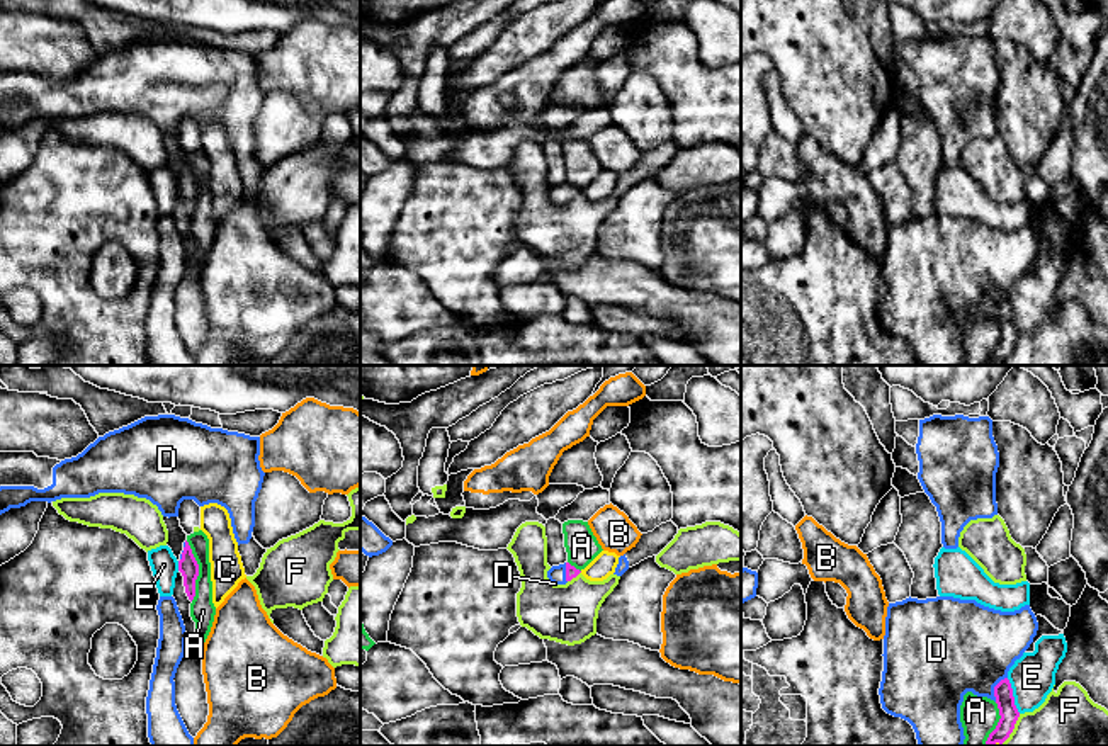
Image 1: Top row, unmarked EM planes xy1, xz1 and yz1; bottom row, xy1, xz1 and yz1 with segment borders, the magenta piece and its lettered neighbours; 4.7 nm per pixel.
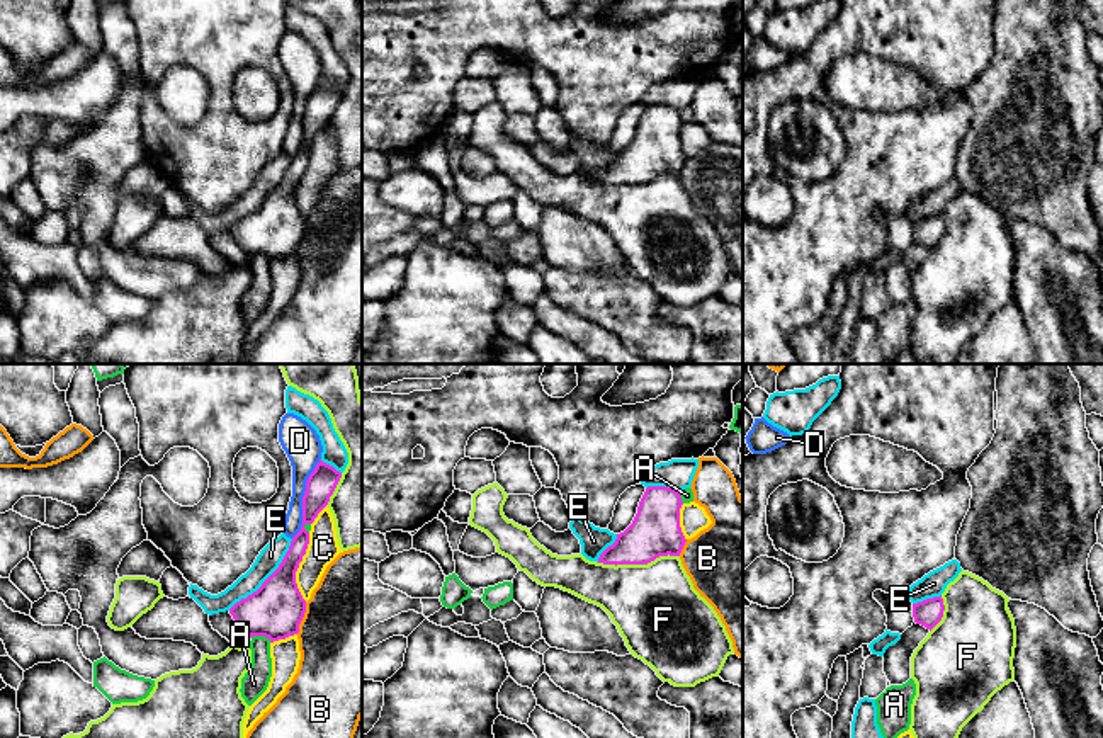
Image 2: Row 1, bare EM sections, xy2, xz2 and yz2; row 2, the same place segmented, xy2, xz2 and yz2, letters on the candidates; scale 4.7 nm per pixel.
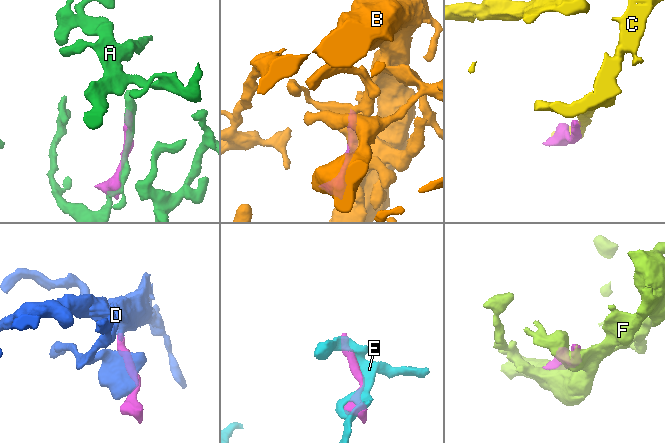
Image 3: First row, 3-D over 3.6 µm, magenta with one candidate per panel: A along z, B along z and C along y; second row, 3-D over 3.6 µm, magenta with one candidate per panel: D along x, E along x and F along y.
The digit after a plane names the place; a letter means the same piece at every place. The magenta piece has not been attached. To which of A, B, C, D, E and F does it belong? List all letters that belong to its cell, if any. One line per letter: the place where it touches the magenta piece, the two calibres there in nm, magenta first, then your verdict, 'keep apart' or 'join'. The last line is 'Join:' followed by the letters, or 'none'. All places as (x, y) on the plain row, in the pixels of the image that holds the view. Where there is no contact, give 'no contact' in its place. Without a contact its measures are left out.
A: contact xy1 (197, 191); calibres 90 and 120 nm; keep apart
B: contact xy2 (303, 235); calibres 260 and 500 nm; keep apart
C: contact xy2 (298, 186); calibres 260 and 150 nm; keep apart
D: contact xy2 (303, 118); calibres 140 and 170 nm; join
E: contact xy2 (267, 198); calibres 260 and 110 nm; keep apart
F: contact xz2 (638, 182); calibres 240 and 400 nm; keep apart
Join: D

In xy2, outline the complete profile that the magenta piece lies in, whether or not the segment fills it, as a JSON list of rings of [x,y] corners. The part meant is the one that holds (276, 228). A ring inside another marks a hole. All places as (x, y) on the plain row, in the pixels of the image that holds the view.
[[[320,78],[306,100],[301,150],[292,156],[282,182],[257,211],[229,228],[235,241],[250,257],[265,255],[274,262],[299,252],[306,219],[297,207],[296,190],[309,163],[309,151],[304,145],[313,143],[328,124],[340,97],[340,90]]]

